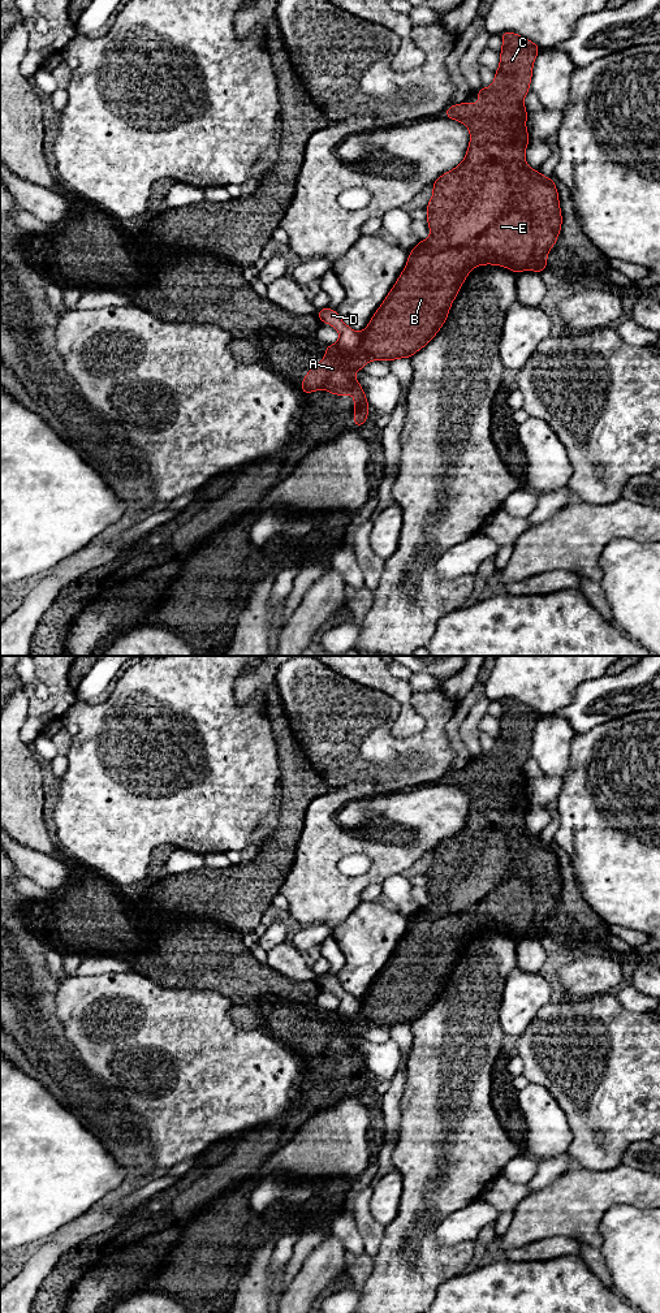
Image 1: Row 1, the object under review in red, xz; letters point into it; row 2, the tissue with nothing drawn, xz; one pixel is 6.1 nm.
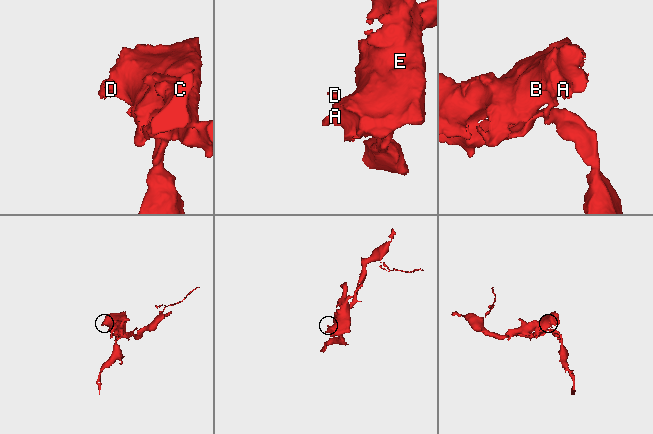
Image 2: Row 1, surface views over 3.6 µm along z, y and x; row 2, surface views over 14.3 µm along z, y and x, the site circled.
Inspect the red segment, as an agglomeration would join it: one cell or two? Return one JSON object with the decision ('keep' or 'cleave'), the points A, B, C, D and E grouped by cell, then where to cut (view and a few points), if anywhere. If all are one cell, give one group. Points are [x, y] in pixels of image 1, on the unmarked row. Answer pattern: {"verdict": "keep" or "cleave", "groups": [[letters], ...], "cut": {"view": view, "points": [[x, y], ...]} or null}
{"verdict": "cleave", "groups": [["A", "B", "C", "E"], ["D"]], "cut": {"view": "xz", "points": [[336, 1010], [354, 1020], [362, 1016]]}}

